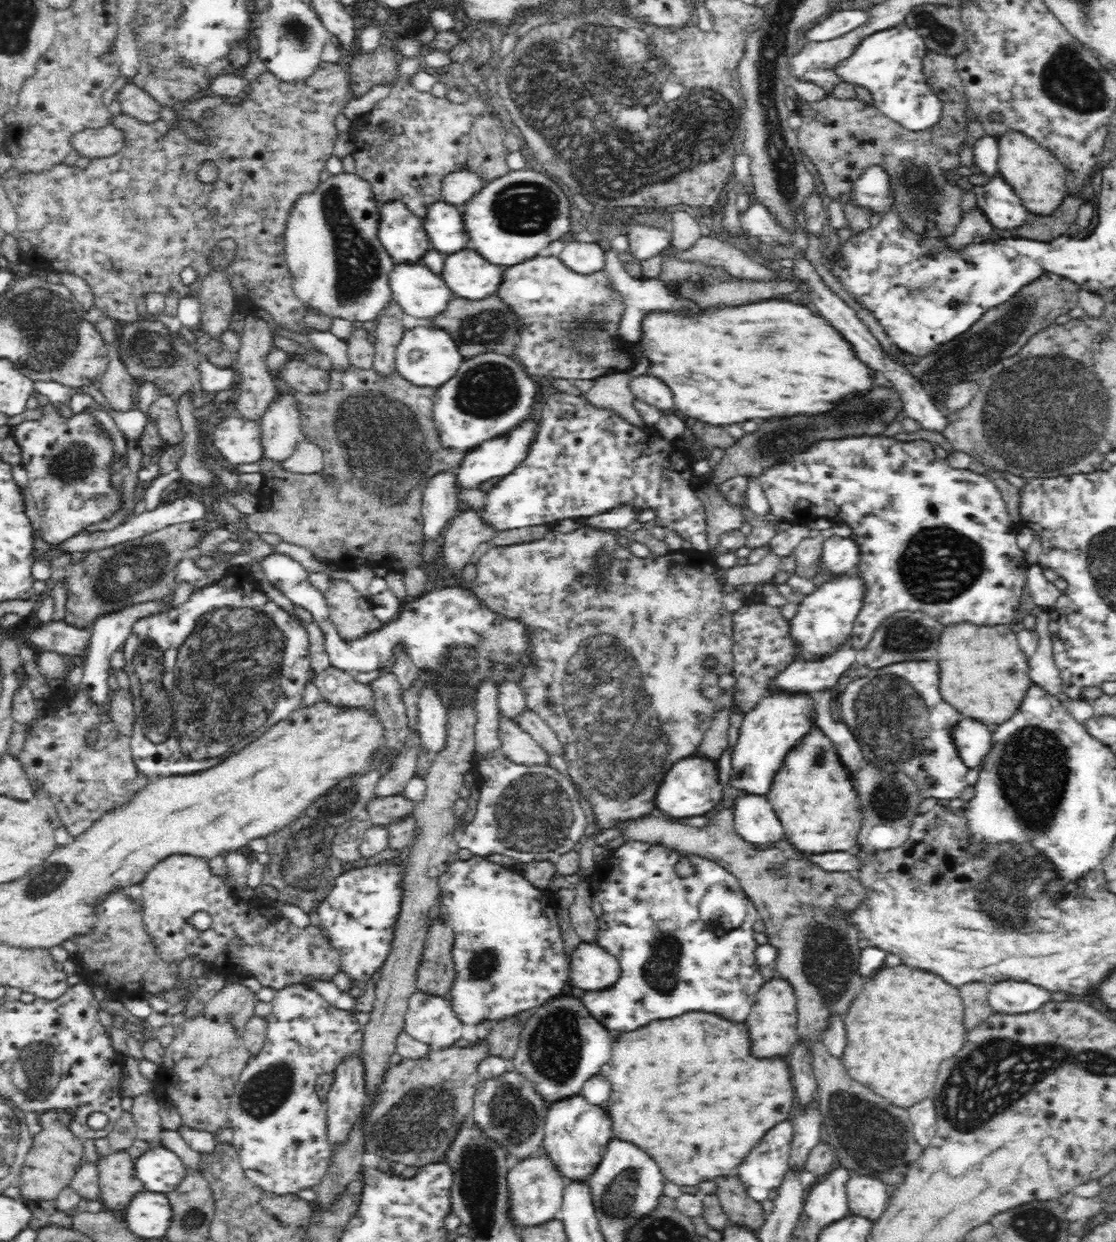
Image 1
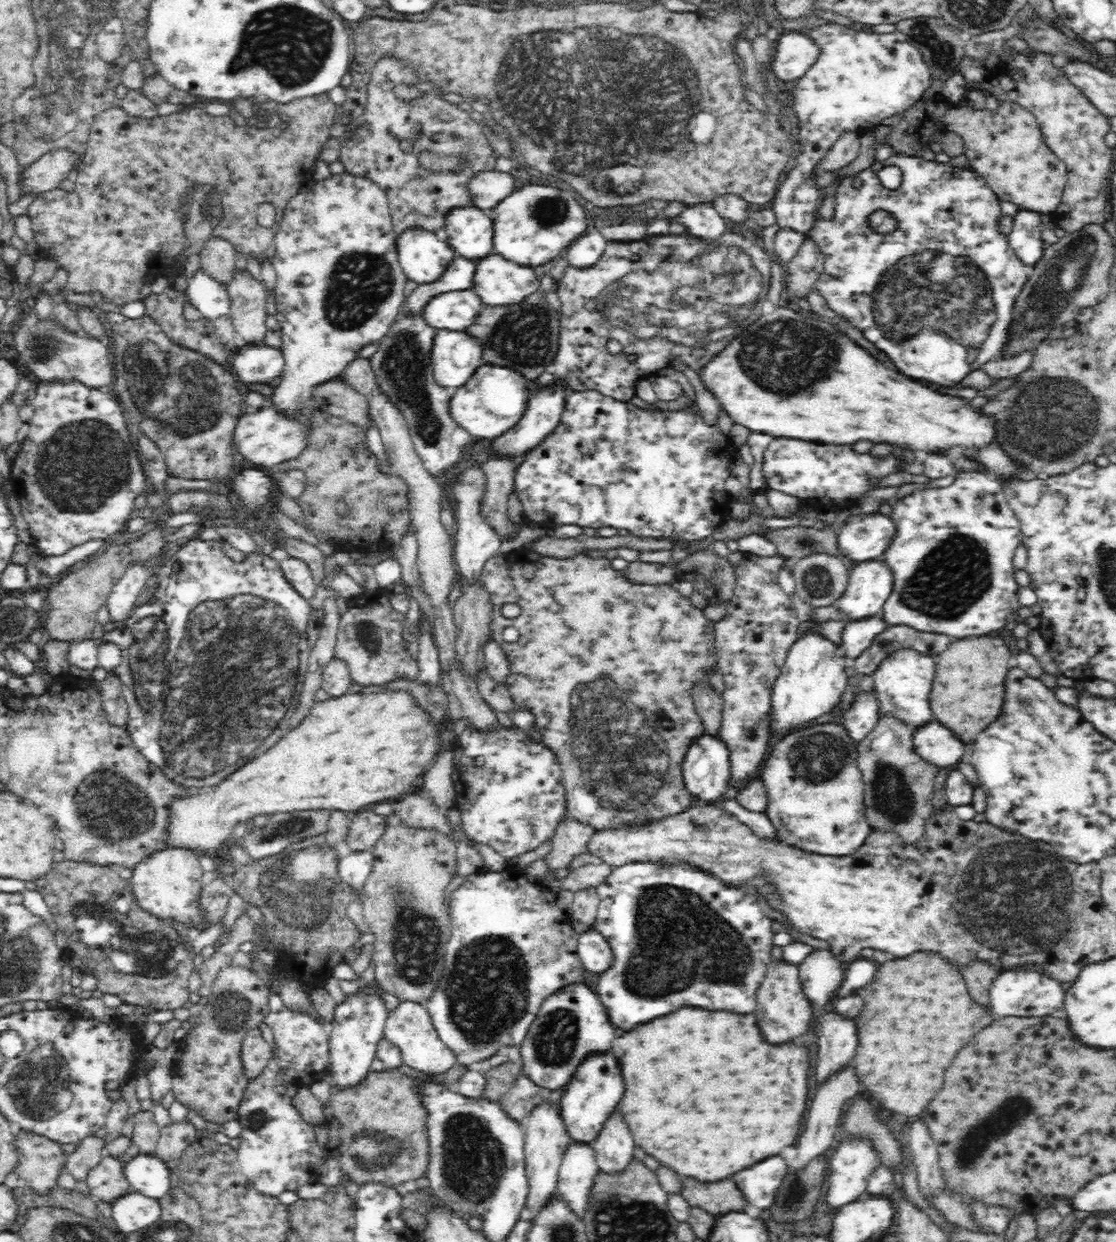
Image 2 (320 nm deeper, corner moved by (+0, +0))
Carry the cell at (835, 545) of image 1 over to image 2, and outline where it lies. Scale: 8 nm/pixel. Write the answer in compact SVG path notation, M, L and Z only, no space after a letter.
M876 512L871 515L851 515L847 518L843 527L838 528L836 547L838 554L854 562L876 561L890 544L890 538L894 534L894 523Z

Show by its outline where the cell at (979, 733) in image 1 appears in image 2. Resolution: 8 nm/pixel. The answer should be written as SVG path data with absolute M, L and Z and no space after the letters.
M930 722L920 727L913 737L918 754L936 766L954 766L968 756L968 743L940 722Z

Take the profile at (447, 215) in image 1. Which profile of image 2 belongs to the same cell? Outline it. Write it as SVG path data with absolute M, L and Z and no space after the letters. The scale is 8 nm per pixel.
M454 206L446 210L440 232L458 257L477 261L492 254L492 225L485 210Z

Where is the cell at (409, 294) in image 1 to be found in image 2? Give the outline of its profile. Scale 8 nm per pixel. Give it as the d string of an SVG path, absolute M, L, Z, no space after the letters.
M470 288L468 290L450 290L432 296L420 313L422 320L434 330L464 331L474 322L480 306L480 297Z

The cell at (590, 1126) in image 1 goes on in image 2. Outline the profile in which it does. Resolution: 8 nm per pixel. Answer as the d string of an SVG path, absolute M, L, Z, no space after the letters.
M610 1053L601 1057L588 1057L577 1068L558 1102L560 1120L571 1143L591 1146L593 1142L596 1142L605 1122L617 1113L622 1094L624 1094L624 1082L618 1070L618 1062L614 1062Z

